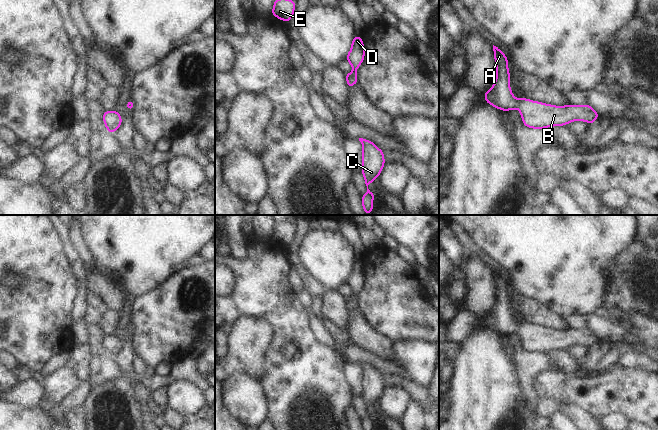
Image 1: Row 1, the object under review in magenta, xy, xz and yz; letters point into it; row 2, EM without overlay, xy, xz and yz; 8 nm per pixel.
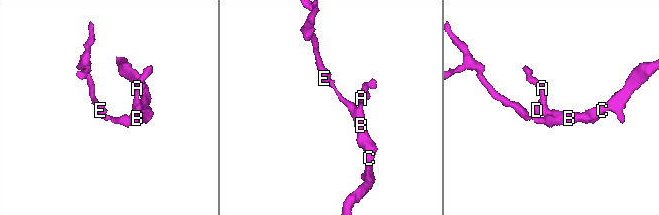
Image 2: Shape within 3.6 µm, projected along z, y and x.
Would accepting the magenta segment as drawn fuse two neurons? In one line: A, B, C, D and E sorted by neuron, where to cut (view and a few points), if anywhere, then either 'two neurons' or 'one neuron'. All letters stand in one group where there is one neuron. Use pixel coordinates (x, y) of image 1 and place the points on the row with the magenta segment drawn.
groups A B C D E; cut none; one neuron

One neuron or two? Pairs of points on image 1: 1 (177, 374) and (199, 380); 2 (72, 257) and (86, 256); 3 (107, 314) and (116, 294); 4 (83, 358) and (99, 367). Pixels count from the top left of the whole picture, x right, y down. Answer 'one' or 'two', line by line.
1: one
2: two
3: two
4: two

